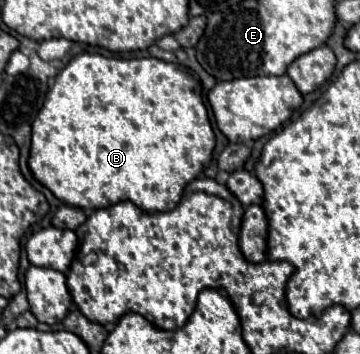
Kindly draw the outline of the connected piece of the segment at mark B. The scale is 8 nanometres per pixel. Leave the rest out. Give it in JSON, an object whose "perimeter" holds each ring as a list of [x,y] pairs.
{"perimeter":[[[79,54],[75,56],[55,78],[55,84],[51,86],[51,90],[45,96],[45,104],[41,108],[41,112],[37,114],[35,122],[33,122],[33,138],[31,138],[31,156],[29,156],[29,168],[33,172],[33,176],[47,186],[59,200],[83,208],[83,210],[97,210],[97,208],[109,208],[117,202],[123,200],[131,200],[133,204],[137,204],[139,208],[143,208],[145,212],[167,212],[173,210],[179,202],[181,202],[181,194],[185,190],[185,186],[195,180],[201,170],[205,166],[209,166],[211,156],[213,156],[213,148],[215,148],[215,134],[209,122],[209,114],[207,108],[203,104],[203,94],[201,94],[201,84],[197,82],[197,78],[181,68],[179,64],[173,62],[165,62],[159,58],[111,58],[111,56],[103,56],[103,54]]]}

